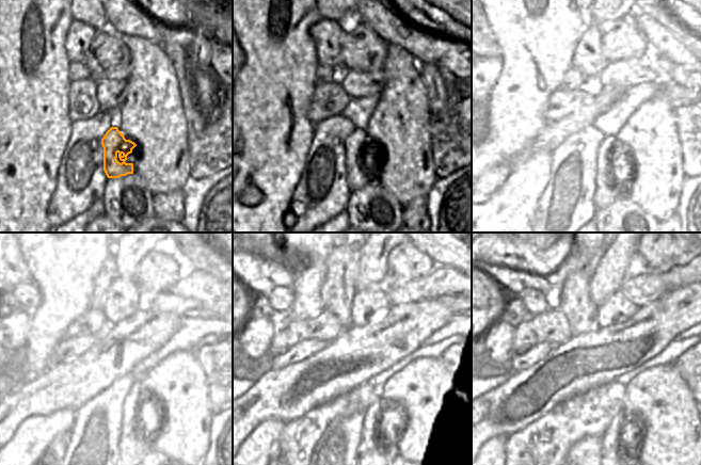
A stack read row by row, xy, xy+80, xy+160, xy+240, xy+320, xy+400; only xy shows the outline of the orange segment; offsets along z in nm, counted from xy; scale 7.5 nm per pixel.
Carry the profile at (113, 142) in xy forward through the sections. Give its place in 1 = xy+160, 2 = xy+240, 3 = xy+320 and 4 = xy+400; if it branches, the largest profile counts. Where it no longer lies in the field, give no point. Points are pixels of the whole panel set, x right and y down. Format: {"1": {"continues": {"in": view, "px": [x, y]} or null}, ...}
{"1": {"continues": {"in": "xy+160", "px": [607, 157]}}, "2": {"continues": {"in": "xy+240", "px": [133, 445]}}, "3": {"continues": {"in": "xy+320", "px": [373, 449]}}, "4": {"continues": {"in": "xy+400", "px": [612, 449]}}}

